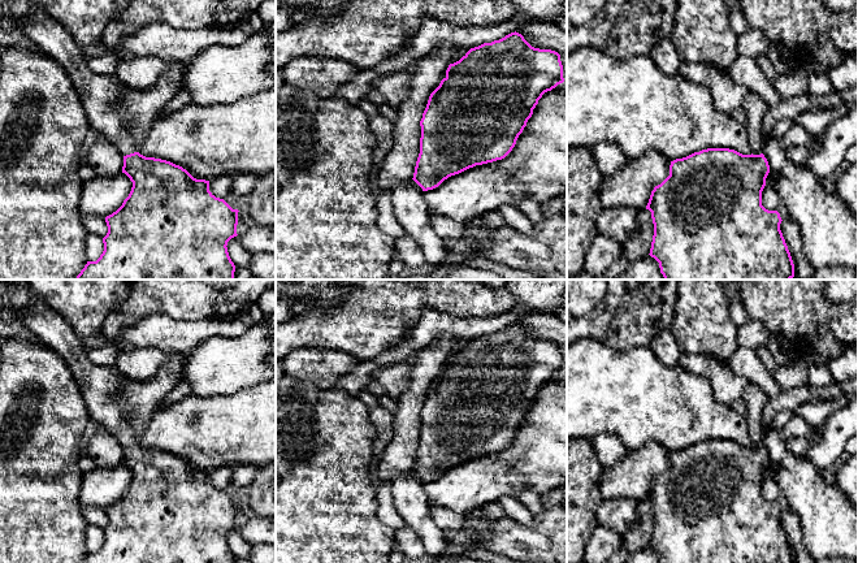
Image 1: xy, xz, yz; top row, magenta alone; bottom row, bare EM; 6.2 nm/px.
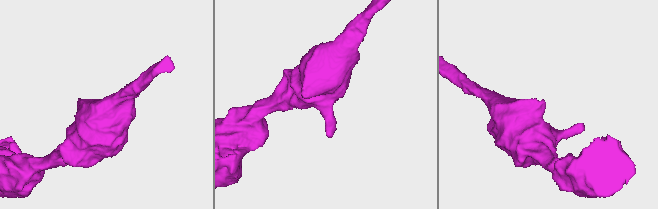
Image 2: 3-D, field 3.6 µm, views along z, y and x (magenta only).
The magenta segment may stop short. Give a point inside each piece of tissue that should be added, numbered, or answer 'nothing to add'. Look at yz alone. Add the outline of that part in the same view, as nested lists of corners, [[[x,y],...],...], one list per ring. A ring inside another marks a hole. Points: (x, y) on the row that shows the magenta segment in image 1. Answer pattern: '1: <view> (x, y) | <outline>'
1: yz (755, 108) | [[[749,91],[742,108],[746,112],[745,126],[749,134],[753,155],[760,155],[764,143],[763,126],[766,124],[768,105],[757,92]]]

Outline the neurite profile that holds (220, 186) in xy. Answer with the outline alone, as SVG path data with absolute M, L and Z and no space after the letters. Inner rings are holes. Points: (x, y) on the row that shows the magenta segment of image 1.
M220 176L209 179L209 191L216 198L224 199L228 194L233 192L233 177Z

